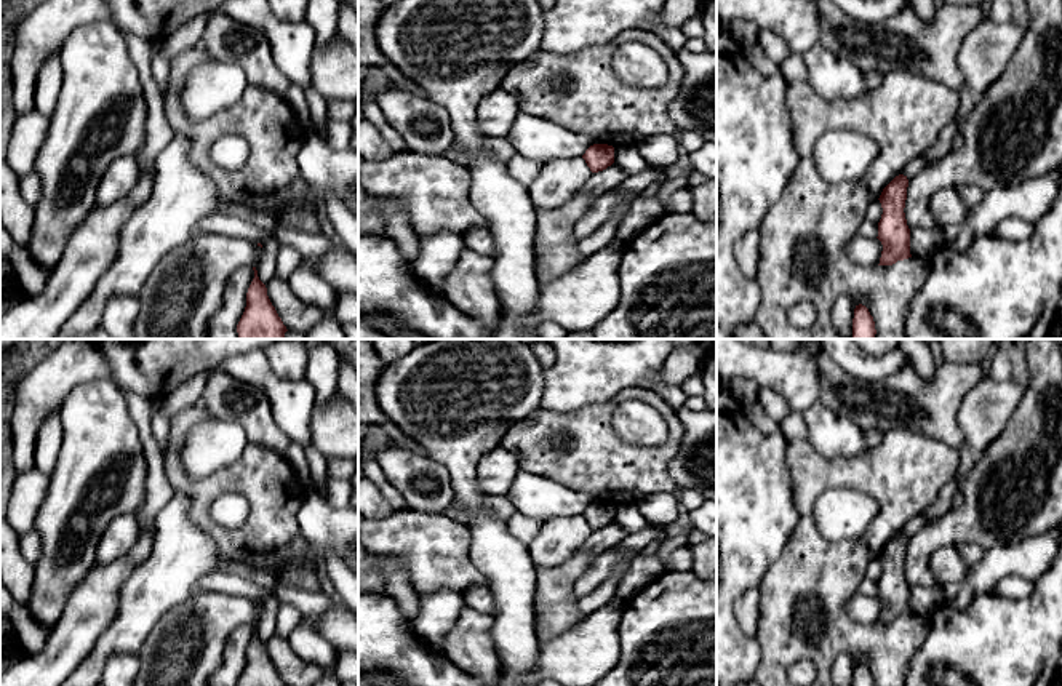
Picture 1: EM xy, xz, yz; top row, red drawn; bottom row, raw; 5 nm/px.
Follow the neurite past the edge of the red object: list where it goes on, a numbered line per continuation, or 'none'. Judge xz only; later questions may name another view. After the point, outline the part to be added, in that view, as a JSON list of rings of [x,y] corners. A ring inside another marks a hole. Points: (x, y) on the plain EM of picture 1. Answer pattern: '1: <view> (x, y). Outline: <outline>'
none

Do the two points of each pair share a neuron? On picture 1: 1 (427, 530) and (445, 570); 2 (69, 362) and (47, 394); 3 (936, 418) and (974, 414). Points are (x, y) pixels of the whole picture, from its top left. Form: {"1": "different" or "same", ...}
{"1": "same", "2": "same", "3": "different"}

